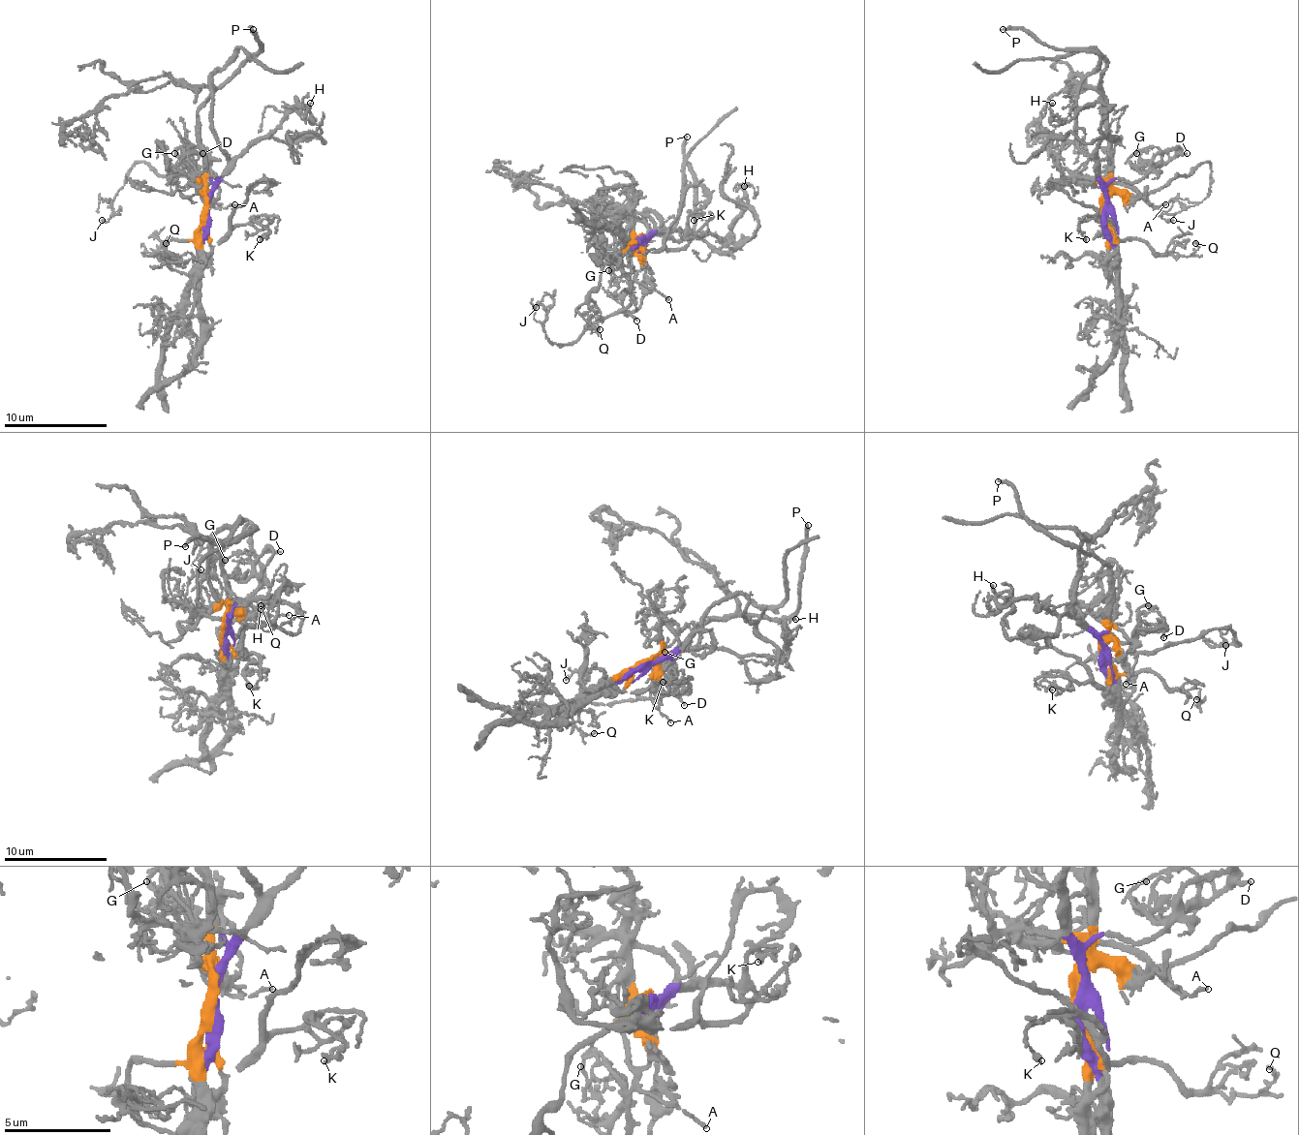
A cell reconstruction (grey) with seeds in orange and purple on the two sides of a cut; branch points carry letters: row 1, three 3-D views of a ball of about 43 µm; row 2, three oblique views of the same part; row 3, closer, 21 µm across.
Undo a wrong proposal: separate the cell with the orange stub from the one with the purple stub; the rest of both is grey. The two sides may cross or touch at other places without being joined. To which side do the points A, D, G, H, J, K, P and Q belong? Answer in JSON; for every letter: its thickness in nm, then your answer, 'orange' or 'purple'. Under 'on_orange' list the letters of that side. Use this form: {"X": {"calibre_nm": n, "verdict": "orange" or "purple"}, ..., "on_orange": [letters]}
{"A": {"calibre_nm": 150, "verdict": "orange"}, "D": {"calibre_nm": 160, "verdict": "purple"}, "G": {"calibre_nm": 150, "verdict": "purple"}, "H": {"calibre_nm": 160, "verdict": "purple"}, "J": {"calibre_nm": 190, "verdict": "orange"}, "K": {"calibre_nm": 200, "verdict": "orange"}, "P": {"calibre_nm": 240, "verdict": "orange"}, "Q": {"calibre_nm": 120, "verdict": "orange"}, "on_orange": ["A", "J", "K", "P", "Q"]}

